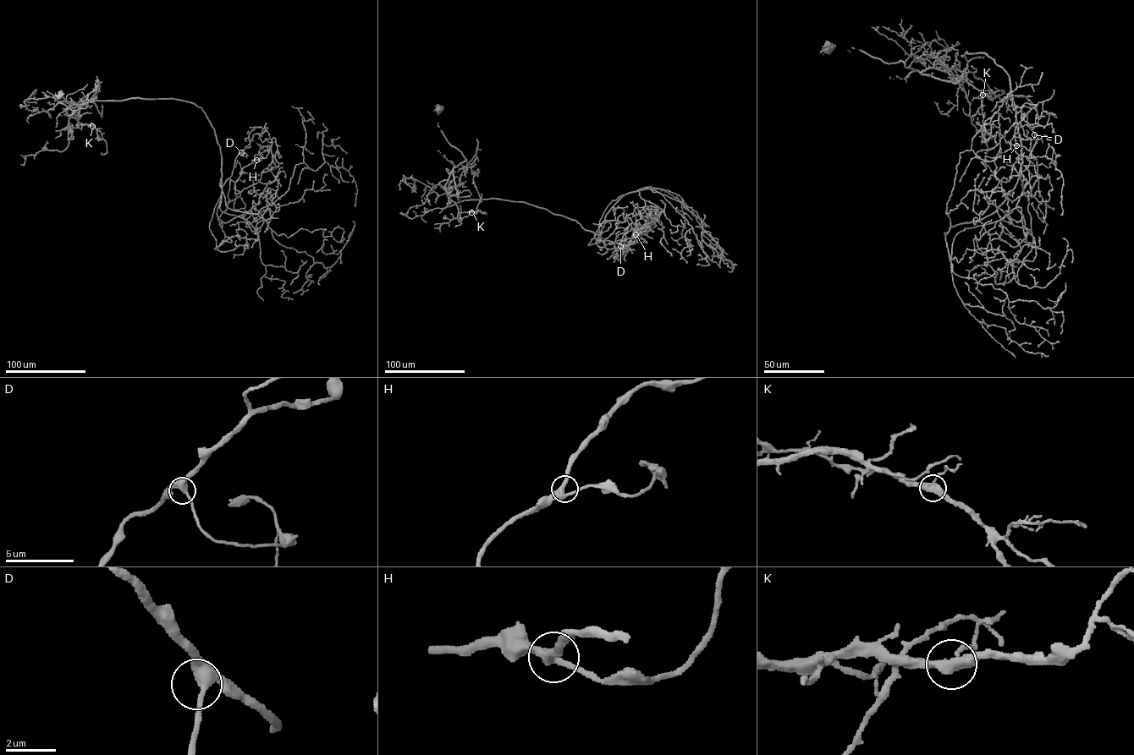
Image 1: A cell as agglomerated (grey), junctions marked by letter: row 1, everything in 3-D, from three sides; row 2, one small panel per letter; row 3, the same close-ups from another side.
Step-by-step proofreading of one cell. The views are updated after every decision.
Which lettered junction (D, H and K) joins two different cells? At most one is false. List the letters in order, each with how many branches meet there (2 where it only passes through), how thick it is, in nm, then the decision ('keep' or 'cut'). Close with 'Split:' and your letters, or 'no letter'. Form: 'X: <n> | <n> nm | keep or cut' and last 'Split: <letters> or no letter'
D: 3 | 400 nm | keep
H: 3 | 360 nm | keep
K: 3 | 400 nm | keep
Split: no letter

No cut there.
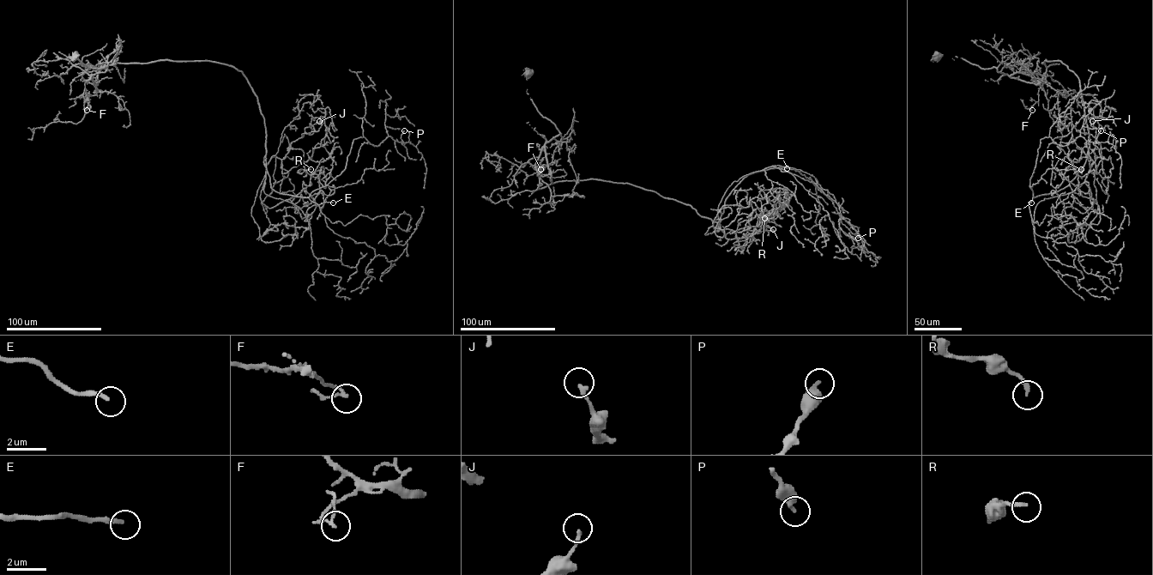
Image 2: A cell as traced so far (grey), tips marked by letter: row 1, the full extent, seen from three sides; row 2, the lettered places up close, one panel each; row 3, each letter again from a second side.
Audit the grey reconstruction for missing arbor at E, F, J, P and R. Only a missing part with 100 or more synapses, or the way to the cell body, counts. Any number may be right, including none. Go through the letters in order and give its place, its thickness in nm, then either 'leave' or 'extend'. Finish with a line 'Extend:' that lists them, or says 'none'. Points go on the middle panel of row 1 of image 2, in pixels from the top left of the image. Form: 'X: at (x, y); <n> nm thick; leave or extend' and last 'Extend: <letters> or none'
E: at (787, 168); 200 nm thick; extend
F: at (540, 169); 100 nm thick; leave
J: at (773, 229); 180 nm thick; leave
P: at (858, 238); 340 nm thick; leave
R: at (764, 218); 190 nm thick; leave
Extend: E

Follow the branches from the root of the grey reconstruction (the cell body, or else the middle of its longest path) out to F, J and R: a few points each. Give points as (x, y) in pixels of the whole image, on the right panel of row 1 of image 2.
F: (1083, 99), (1078, 77), (1060, 61), (1046, 60), (1037, 84), (1010, 75), (1021, 72), (1037, 81), (1032, 110)
J: (1083, 99), (1091, 166), (1097, 157), (1102, 157), (1092, 121)
R: (1083, 99), (1088, 155), (1092, 161), (1085, 183), (1092, 208), (1095, 200), (1077, 190), (1081, 169)

